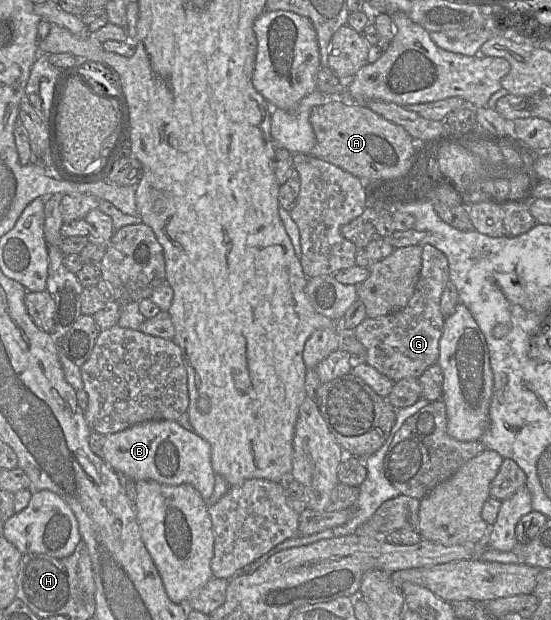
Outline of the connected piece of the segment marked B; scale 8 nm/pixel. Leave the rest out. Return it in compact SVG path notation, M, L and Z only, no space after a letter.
M155 420L105 435L103 460L117 474L135 482L152 480L165 485L192 485L207 501L214 491L215 473L209 443L174 420Z

